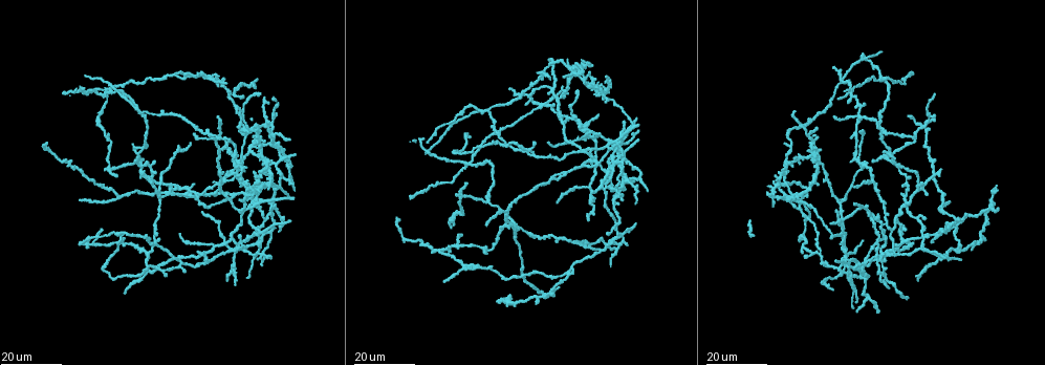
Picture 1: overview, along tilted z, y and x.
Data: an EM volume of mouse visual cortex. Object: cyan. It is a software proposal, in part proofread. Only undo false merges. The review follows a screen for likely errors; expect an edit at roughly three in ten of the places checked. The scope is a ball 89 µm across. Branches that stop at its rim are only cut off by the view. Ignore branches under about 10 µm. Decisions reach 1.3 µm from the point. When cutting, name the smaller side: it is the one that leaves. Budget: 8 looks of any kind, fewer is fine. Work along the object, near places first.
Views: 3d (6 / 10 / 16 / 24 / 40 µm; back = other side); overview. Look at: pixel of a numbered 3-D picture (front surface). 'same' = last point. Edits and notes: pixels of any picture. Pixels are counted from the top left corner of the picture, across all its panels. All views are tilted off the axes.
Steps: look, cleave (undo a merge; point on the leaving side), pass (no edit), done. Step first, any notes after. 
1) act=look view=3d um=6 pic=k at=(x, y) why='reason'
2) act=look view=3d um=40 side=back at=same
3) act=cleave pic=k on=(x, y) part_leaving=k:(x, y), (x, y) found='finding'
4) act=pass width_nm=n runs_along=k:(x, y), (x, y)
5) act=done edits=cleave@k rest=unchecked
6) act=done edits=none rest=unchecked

act=look view=3d um=16 pic=1 at=(228, 90)

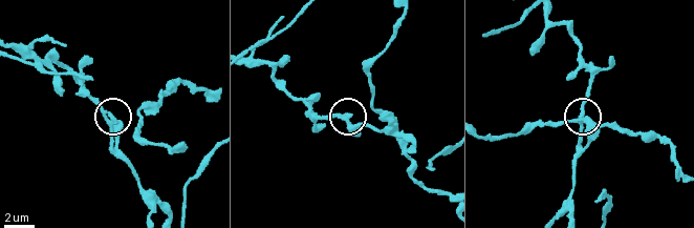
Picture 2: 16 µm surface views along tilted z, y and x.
act=look view=3d um=10 pic=2 at=(349, 116)

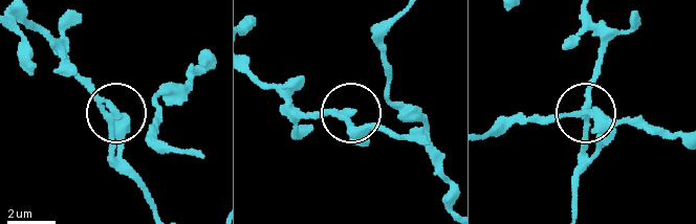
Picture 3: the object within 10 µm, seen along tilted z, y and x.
act=pass width_nm=190 runs_along=3:(407, 137), (376, 124), (350, 130), (347, 117), (401, 102) found='all the same neuron'

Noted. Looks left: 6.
act=look view=3d um=16 pic=1 at=(233, 164) why='a fork'

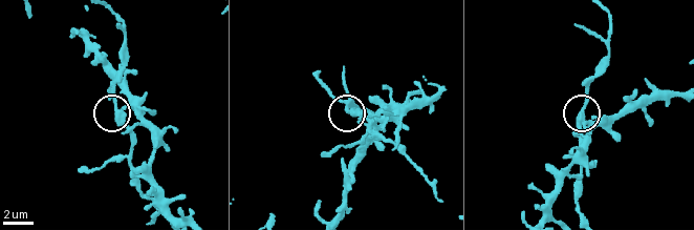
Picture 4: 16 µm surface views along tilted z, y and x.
act=look view=3d um=6 pic=4 at=(586, 103)

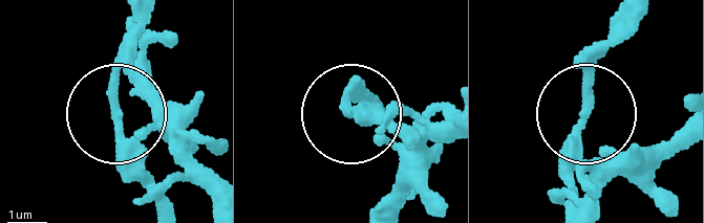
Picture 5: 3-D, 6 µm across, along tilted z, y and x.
act=pass width_nm=240 found='all the same neuron'

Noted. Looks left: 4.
act=look view=3d um=24 pic=1 at=(553, 90) why='four-way junction'

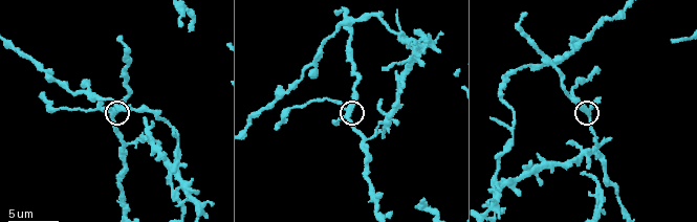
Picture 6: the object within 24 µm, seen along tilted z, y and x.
act=look view=3d um=10 pic=6 at=(111, 110)

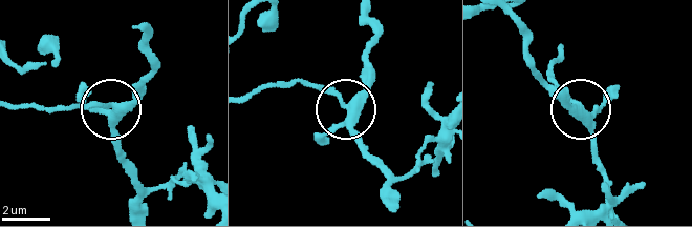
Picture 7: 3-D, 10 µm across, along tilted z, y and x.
act=pass arms=4 found='all the same neuron'

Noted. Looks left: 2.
act=look view=3d um=24 pic=1 at=(240, 193) why='branch point'

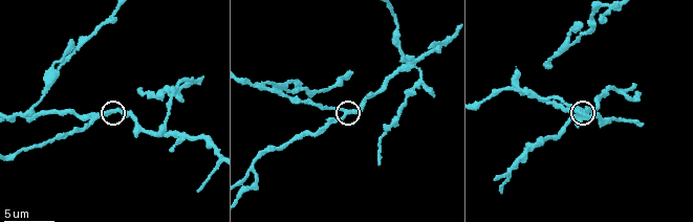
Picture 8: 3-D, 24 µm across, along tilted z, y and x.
act=look view=3d um=6 pic=8 at=(347, 111)

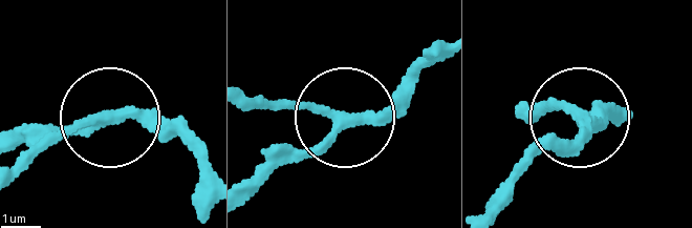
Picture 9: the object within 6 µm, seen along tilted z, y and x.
act=pass runs_along=9:(11, 135), (126, 117), (198, 146) found='continuous, no second neuron'

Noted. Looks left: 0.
act=done edits=none rest=unchecked

